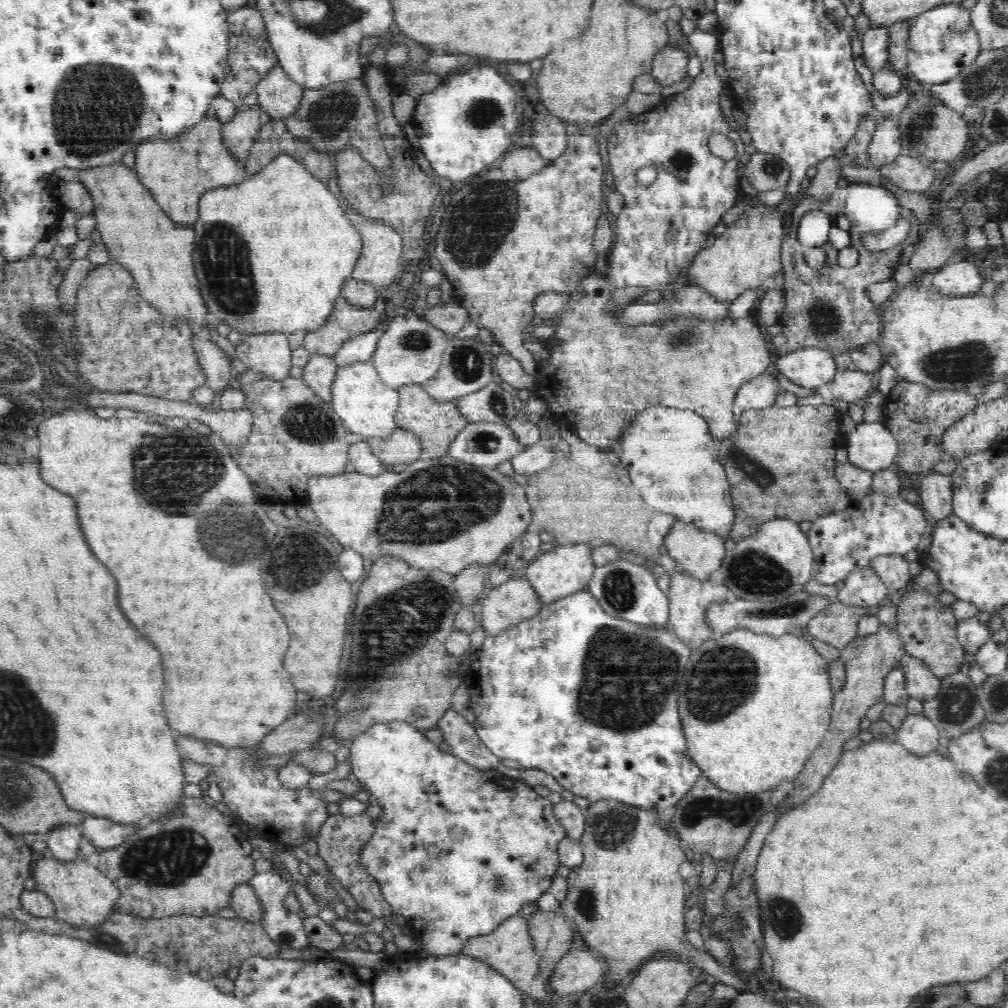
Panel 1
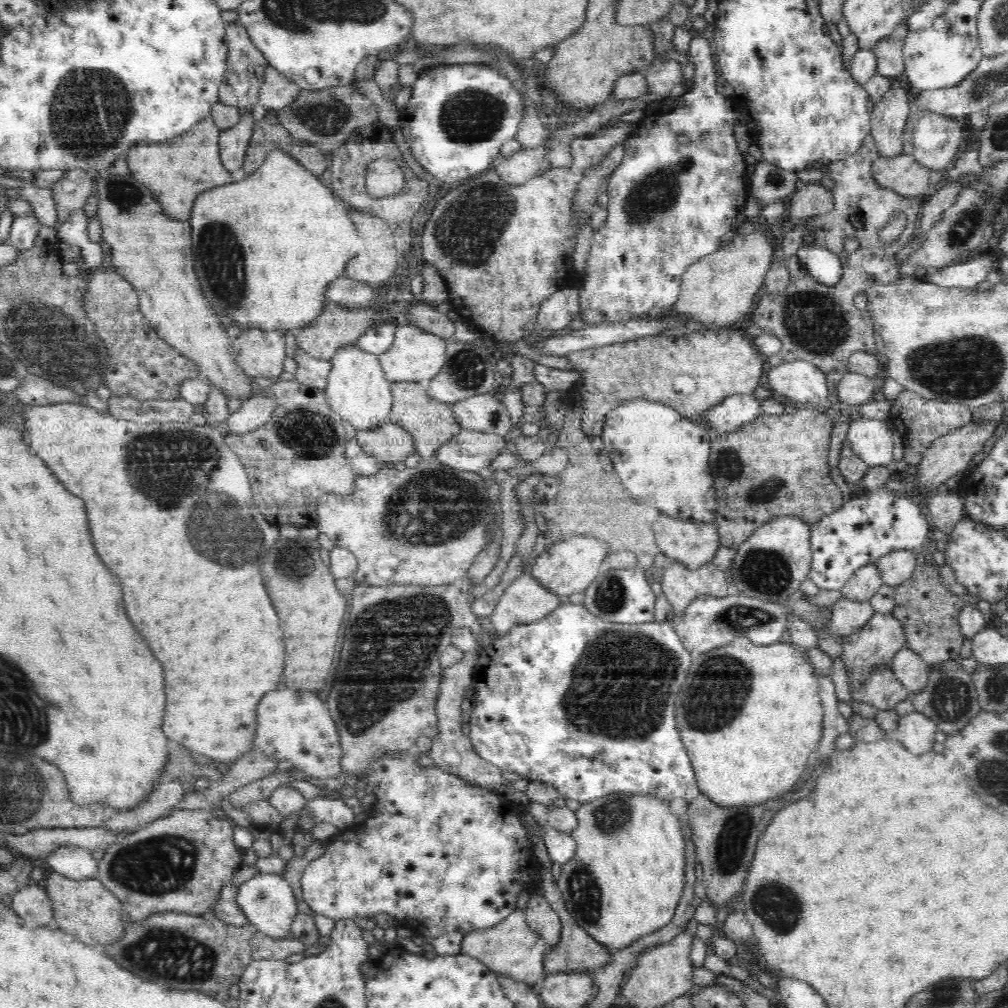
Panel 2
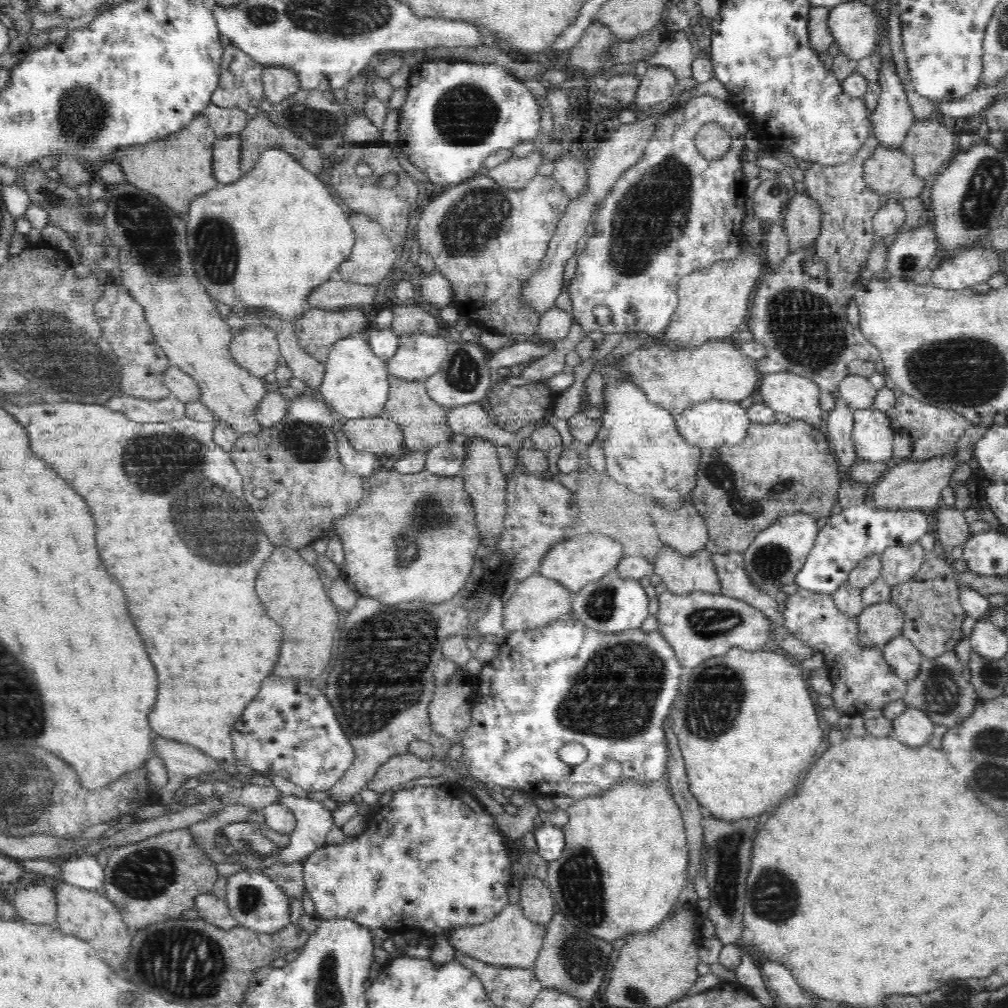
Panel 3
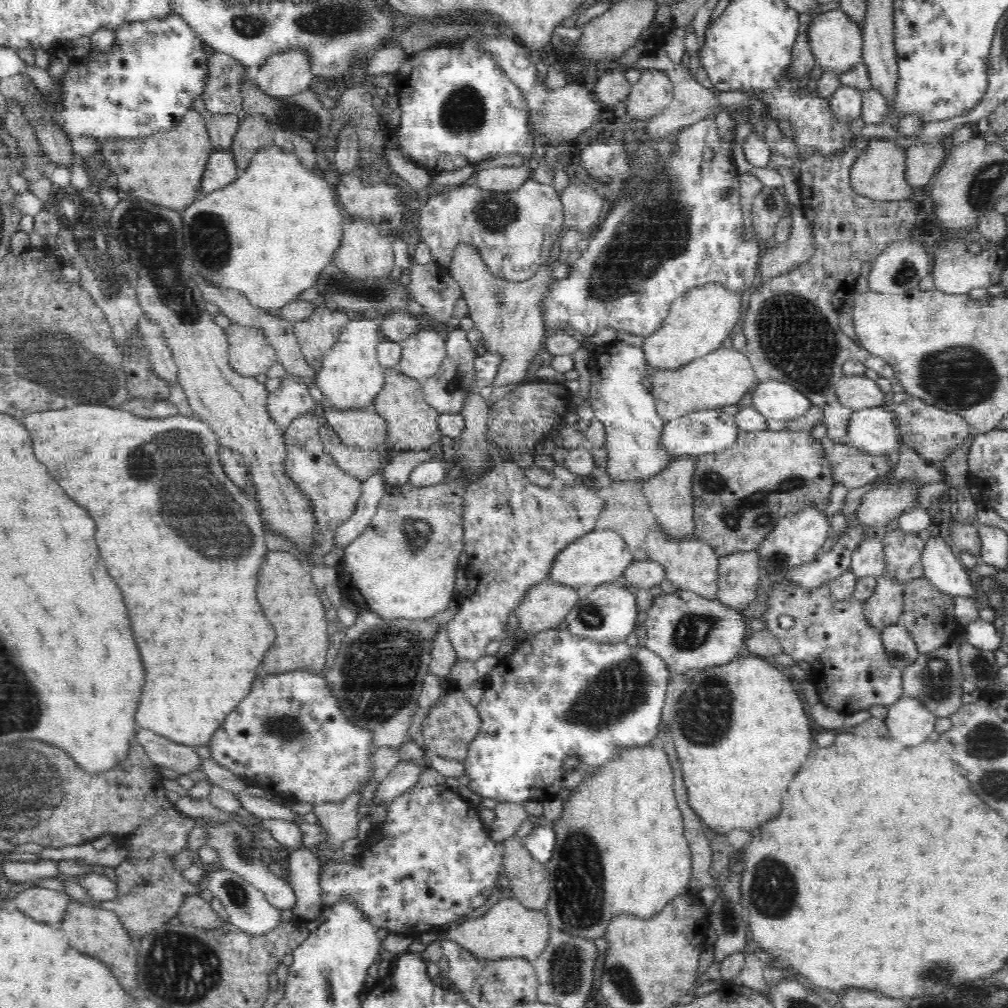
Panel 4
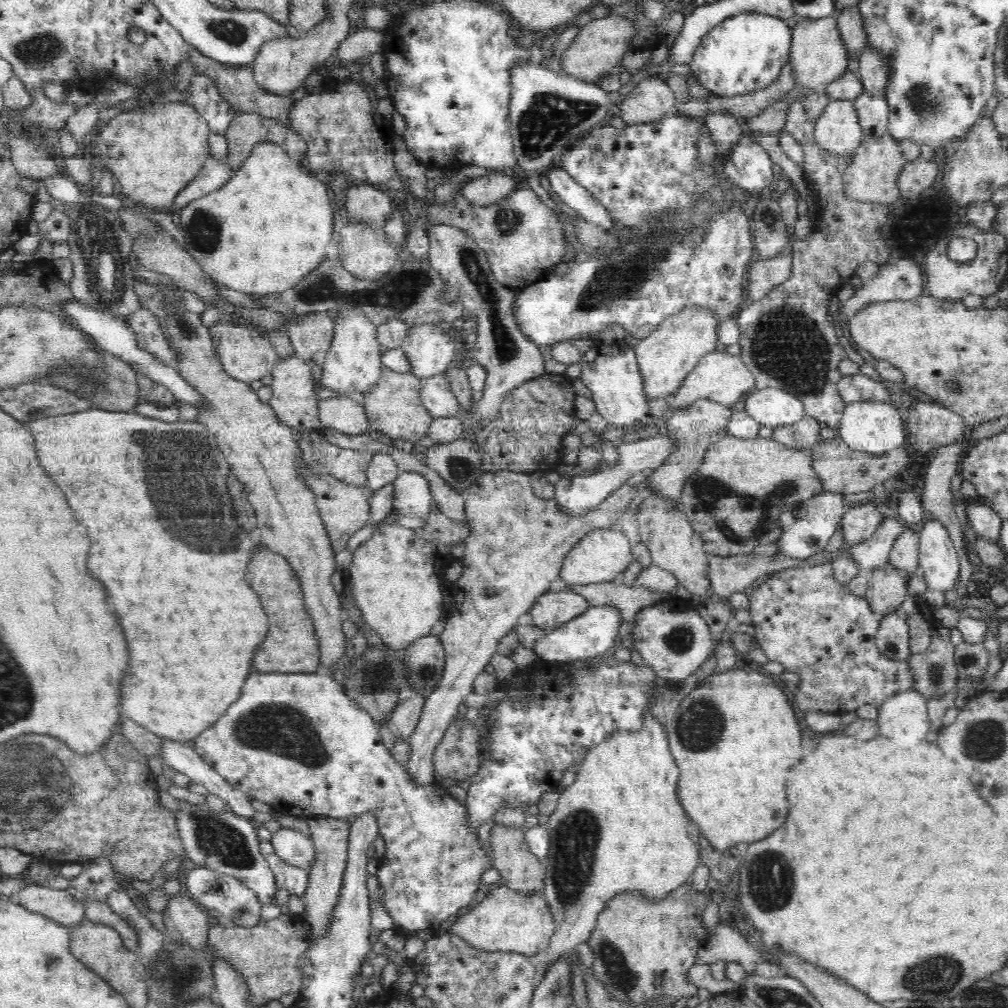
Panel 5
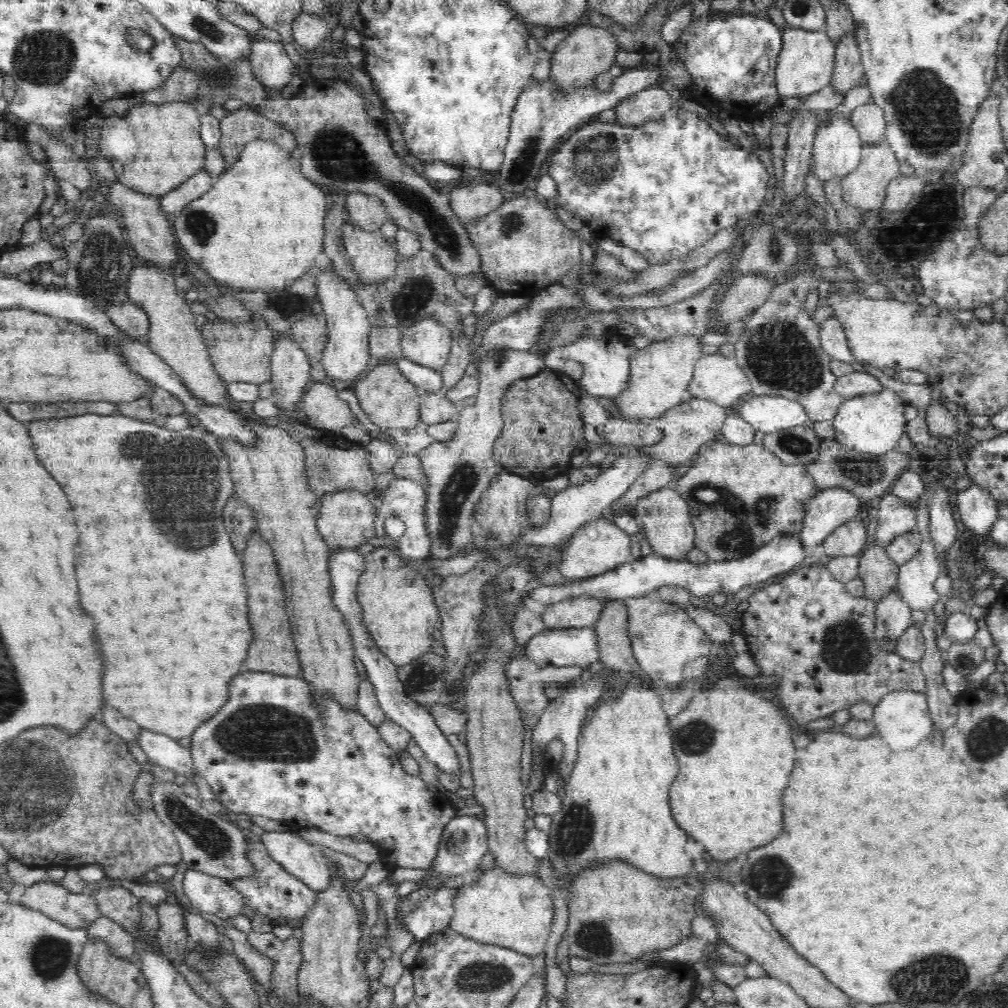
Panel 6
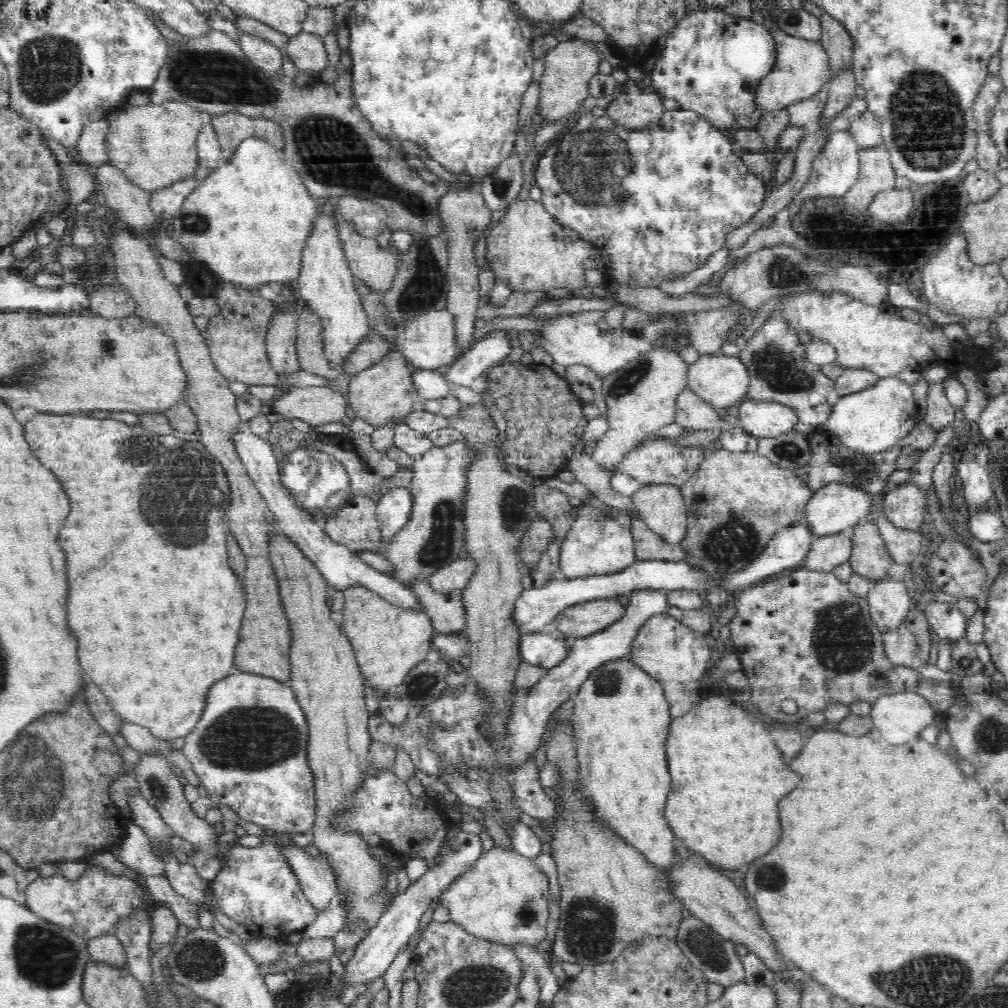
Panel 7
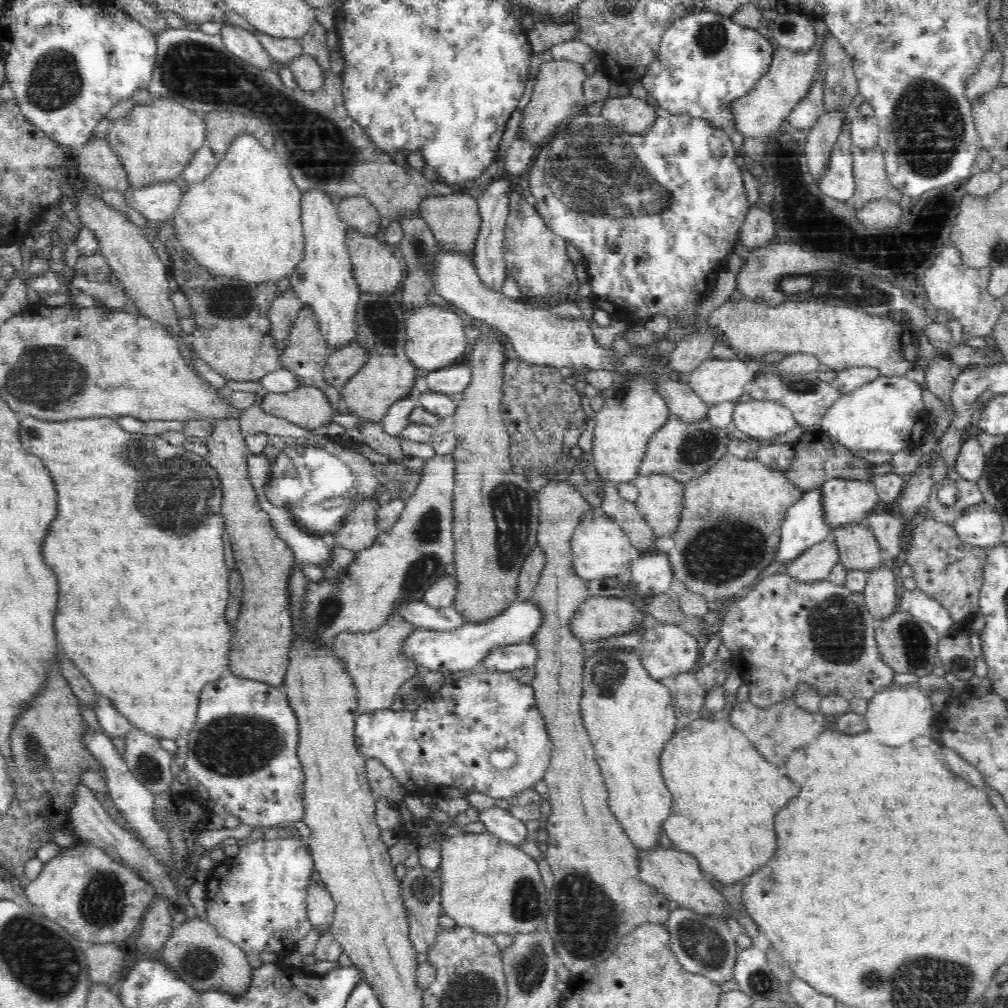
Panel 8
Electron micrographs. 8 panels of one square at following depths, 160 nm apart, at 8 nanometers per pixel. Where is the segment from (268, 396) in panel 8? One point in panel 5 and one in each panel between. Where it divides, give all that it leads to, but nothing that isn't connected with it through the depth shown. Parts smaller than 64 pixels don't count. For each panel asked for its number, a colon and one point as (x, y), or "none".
5: (341, 413)
6: (323, 408)
7: (317, 405)

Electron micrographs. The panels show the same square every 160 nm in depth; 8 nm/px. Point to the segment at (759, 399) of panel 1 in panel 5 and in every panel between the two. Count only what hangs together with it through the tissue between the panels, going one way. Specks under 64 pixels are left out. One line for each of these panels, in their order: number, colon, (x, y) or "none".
2: (738, 409)
3: (712, 423)
4: (711, 430)
5: (577, 494)

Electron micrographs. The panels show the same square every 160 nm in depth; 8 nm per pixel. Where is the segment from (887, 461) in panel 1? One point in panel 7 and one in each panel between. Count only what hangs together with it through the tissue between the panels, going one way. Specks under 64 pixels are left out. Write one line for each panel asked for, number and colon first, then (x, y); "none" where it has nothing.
2: (871, 439)
3: (872, 434)
4: (873, 430)
5: (875, 428)
6: (874, 423)
7: (871, 421)

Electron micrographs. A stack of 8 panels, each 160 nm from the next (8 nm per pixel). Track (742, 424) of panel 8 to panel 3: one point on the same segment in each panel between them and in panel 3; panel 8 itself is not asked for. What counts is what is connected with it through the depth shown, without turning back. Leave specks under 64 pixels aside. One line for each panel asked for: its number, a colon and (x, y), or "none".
3: (788, 393)
4: (779, 400)
5: (771, 407)
6: (766, 413)
7: (764, 419)

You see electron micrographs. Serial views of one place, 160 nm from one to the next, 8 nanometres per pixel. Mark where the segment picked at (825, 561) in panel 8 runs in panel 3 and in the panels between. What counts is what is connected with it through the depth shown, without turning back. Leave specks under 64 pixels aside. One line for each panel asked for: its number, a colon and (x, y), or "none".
3: (909, 484)
4: (878, 507)
5: (860, 523)
6: (850, 538)
7: (827, 552)

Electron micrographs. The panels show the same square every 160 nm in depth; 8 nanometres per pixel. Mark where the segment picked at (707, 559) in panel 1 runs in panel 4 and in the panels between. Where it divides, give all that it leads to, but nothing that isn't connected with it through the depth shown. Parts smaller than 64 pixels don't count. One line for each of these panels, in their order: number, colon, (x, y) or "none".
2: (693, 544)
3: (684, 531)
4: (670, 496)

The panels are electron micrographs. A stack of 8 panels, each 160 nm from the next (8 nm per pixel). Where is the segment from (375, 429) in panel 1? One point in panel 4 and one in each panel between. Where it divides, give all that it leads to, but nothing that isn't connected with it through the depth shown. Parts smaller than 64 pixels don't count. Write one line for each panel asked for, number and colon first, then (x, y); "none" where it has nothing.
2: (357, 390)
3: (356, 382)
4: (350, 377)

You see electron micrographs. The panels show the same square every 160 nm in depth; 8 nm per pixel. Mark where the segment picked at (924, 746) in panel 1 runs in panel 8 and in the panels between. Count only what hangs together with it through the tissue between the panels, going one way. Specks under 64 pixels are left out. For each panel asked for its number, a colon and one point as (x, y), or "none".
2: (916, 731)
3: (912, 727)
4: (909, 722)
5: (903, 717)
6: (902, 717)
7: (899, 716)
8: (897, 714)

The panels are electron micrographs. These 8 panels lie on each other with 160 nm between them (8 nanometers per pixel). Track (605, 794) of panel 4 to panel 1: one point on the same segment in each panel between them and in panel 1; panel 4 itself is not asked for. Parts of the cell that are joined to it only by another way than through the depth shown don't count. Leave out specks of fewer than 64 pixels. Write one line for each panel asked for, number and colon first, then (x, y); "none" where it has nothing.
1: (626, 899)
2: (625, 879)
3: (625, 862)

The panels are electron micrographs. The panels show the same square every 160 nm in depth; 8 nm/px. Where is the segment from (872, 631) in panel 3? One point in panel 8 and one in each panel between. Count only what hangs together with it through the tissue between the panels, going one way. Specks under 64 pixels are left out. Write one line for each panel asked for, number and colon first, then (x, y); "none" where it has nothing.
4: (884, 608)
5: (887, 589)
6: (879, 573)
7: (869, 558)
8: (859, 549)

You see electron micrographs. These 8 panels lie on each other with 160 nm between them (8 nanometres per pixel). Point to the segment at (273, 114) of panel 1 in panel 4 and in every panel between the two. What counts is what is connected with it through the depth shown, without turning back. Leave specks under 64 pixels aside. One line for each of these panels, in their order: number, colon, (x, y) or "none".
2: (277, 91)
3: (278, 83)
4: (282, 75)

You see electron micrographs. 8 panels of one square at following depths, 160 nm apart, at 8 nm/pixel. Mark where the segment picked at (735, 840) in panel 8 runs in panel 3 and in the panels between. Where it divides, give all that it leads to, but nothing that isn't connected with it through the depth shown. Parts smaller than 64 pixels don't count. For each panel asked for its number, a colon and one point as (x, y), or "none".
3: (746, 727)
4: (740, 732)
5: (736, 738)
6: (734, 749)
7: (729, 779)

